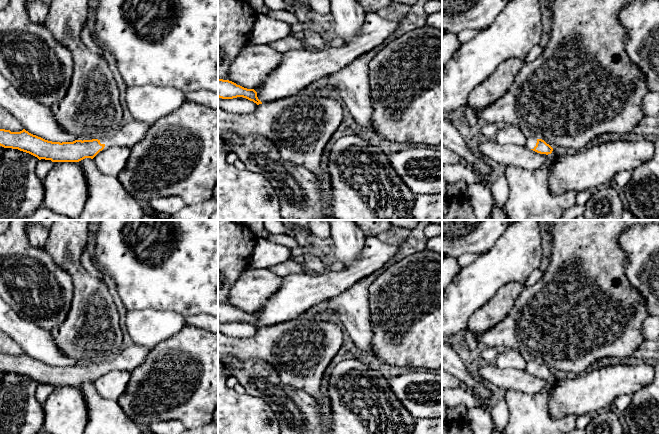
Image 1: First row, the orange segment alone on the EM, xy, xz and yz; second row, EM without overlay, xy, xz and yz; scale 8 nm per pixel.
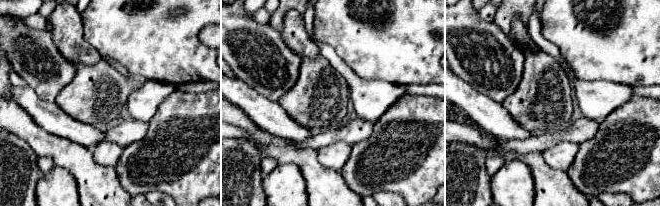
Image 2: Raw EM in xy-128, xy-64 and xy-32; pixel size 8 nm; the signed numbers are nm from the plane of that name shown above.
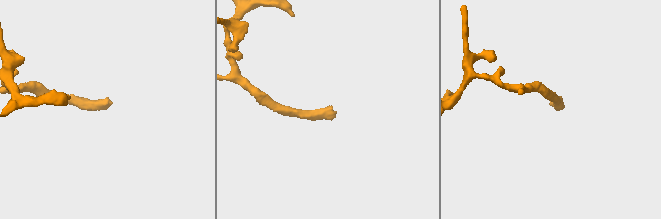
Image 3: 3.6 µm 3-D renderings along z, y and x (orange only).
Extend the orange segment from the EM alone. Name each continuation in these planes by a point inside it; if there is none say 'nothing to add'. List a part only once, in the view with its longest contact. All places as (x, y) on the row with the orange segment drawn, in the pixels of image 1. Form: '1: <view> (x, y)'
1: yz (531, 142)

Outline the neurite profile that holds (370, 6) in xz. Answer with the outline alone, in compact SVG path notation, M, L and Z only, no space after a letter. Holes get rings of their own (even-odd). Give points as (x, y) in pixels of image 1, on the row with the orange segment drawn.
M357 0L366 13L376 13L378 10L390 7L394 3L392 0Z

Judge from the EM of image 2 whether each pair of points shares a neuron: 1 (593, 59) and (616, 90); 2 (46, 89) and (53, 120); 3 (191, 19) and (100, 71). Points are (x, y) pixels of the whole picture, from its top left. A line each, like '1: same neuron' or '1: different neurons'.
1: different neurons
2: different neurons
3: different neurons

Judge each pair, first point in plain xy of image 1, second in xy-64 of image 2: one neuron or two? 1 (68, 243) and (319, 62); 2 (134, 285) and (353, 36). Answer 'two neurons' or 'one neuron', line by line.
1: one neuron
2: one neuron

